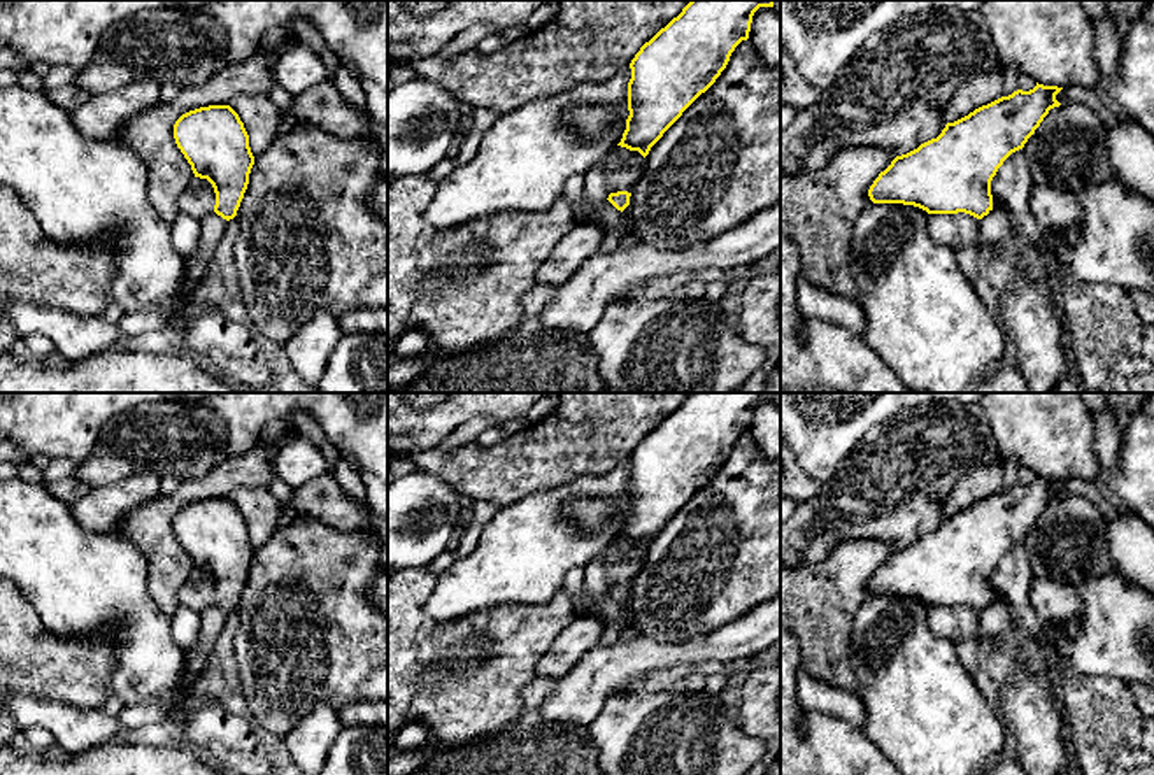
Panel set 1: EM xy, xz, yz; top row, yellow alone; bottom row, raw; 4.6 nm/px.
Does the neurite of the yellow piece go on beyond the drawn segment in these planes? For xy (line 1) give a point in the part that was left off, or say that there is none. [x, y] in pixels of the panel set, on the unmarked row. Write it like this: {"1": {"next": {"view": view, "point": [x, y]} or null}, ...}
{"1": {"next": null}}

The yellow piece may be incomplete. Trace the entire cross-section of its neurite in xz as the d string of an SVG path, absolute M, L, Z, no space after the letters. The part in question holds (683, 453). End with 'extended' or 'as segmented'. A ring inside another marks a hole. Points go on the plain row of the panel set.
M691 393L630 456L626 523L617 538L644 551L726 461L752 409L773 393Z; as segmented

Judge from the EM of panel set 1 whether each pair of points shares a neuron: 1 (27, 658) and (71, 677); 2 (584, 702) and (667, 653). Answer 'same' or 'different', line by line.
1: same
2: same

